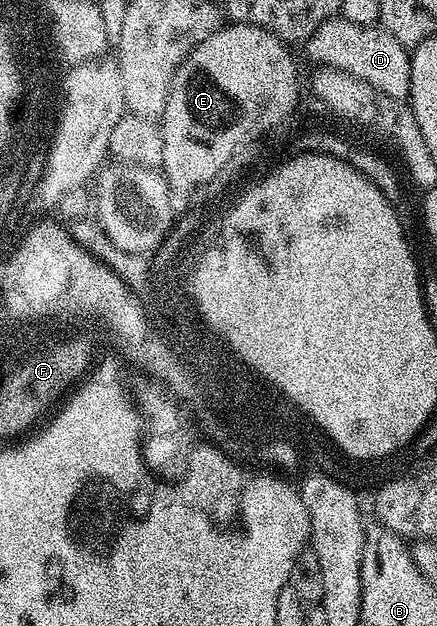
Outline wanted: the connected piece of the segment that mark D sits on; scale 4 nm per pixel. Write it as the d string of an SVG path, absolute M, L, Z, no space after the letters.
M340 17L328 19L304 44L305 51L313 65L343 69L379 89L379 93L387 93L387 97L408 100L411 89L410 52L391 33L378 25L355 25L355 21L347 21Z

